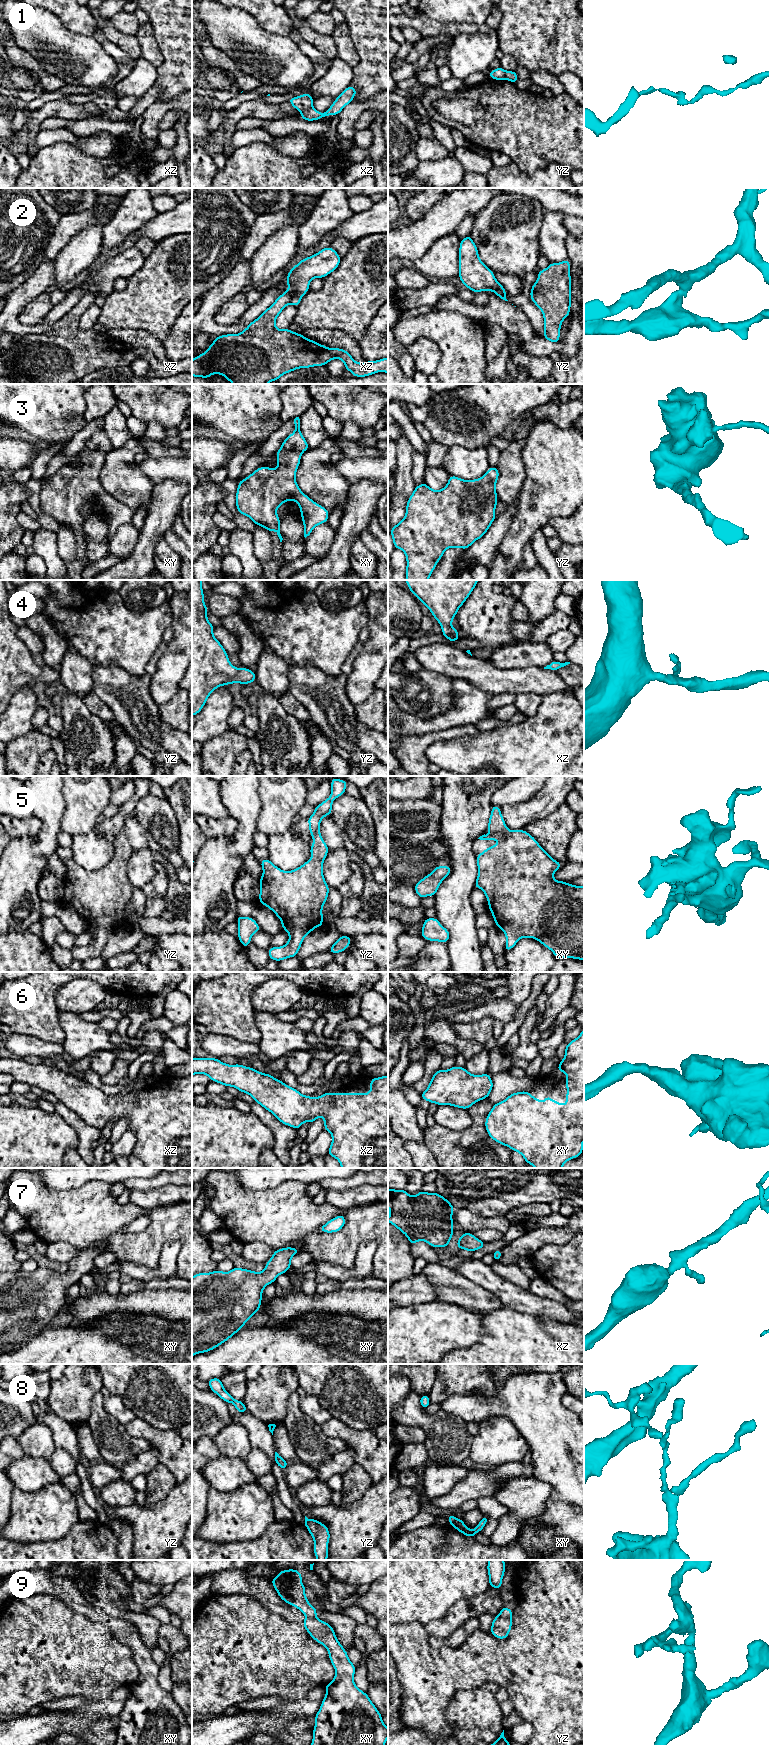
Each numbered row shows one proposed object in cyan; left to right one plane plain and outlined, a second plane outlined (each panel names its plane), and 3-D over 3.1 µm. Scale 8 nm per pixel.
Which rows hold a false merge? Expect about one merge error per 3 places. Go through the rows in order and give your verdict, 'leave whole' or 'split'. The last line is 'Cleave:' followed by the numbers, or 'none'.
1: split
2: split
3: leave whole
4: leave whole
5: split
6: leave whole
7: leave whole
8: split
9: split
Cleave: 1, 2, 5, 8, 9

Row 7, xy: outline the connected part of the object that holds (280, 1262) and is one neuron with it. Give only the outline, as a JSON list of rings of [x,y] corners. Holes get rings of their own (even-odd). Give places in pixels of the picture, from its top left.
[[[293,1247],[274,1250],[261,1272],[234,1267],[229,1272],[216,1269],[195,1274],[192,1277],[192,1357],[217,1348],[244,1327],[261,1308],[264,1288],[292,1267],[291,1259],[299,1252]]]

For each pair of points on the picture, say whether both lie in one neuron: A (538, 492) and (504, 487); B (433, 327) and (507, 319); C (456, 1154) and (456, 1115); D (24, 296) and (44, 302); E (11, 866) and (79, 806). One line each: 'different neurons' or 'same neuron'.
A: different neurons
B: different neurons
C: different neurons
D: different neurons
E: different neurons

